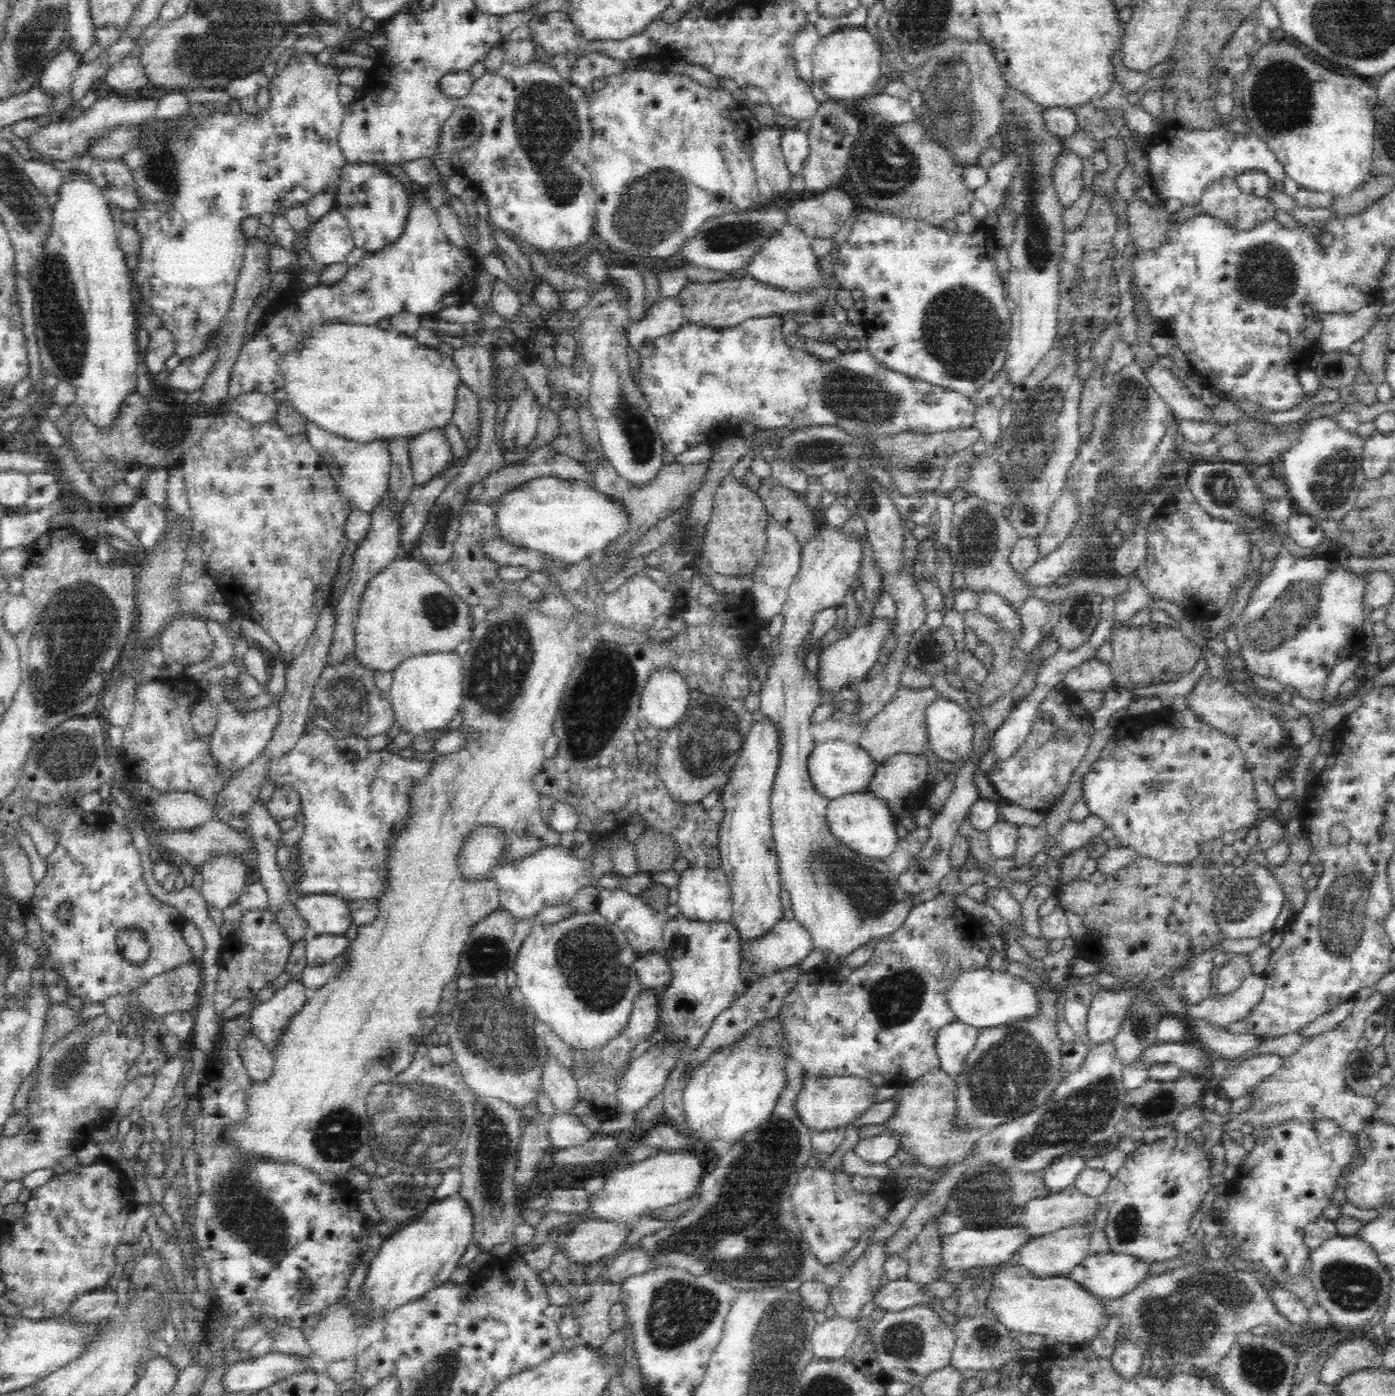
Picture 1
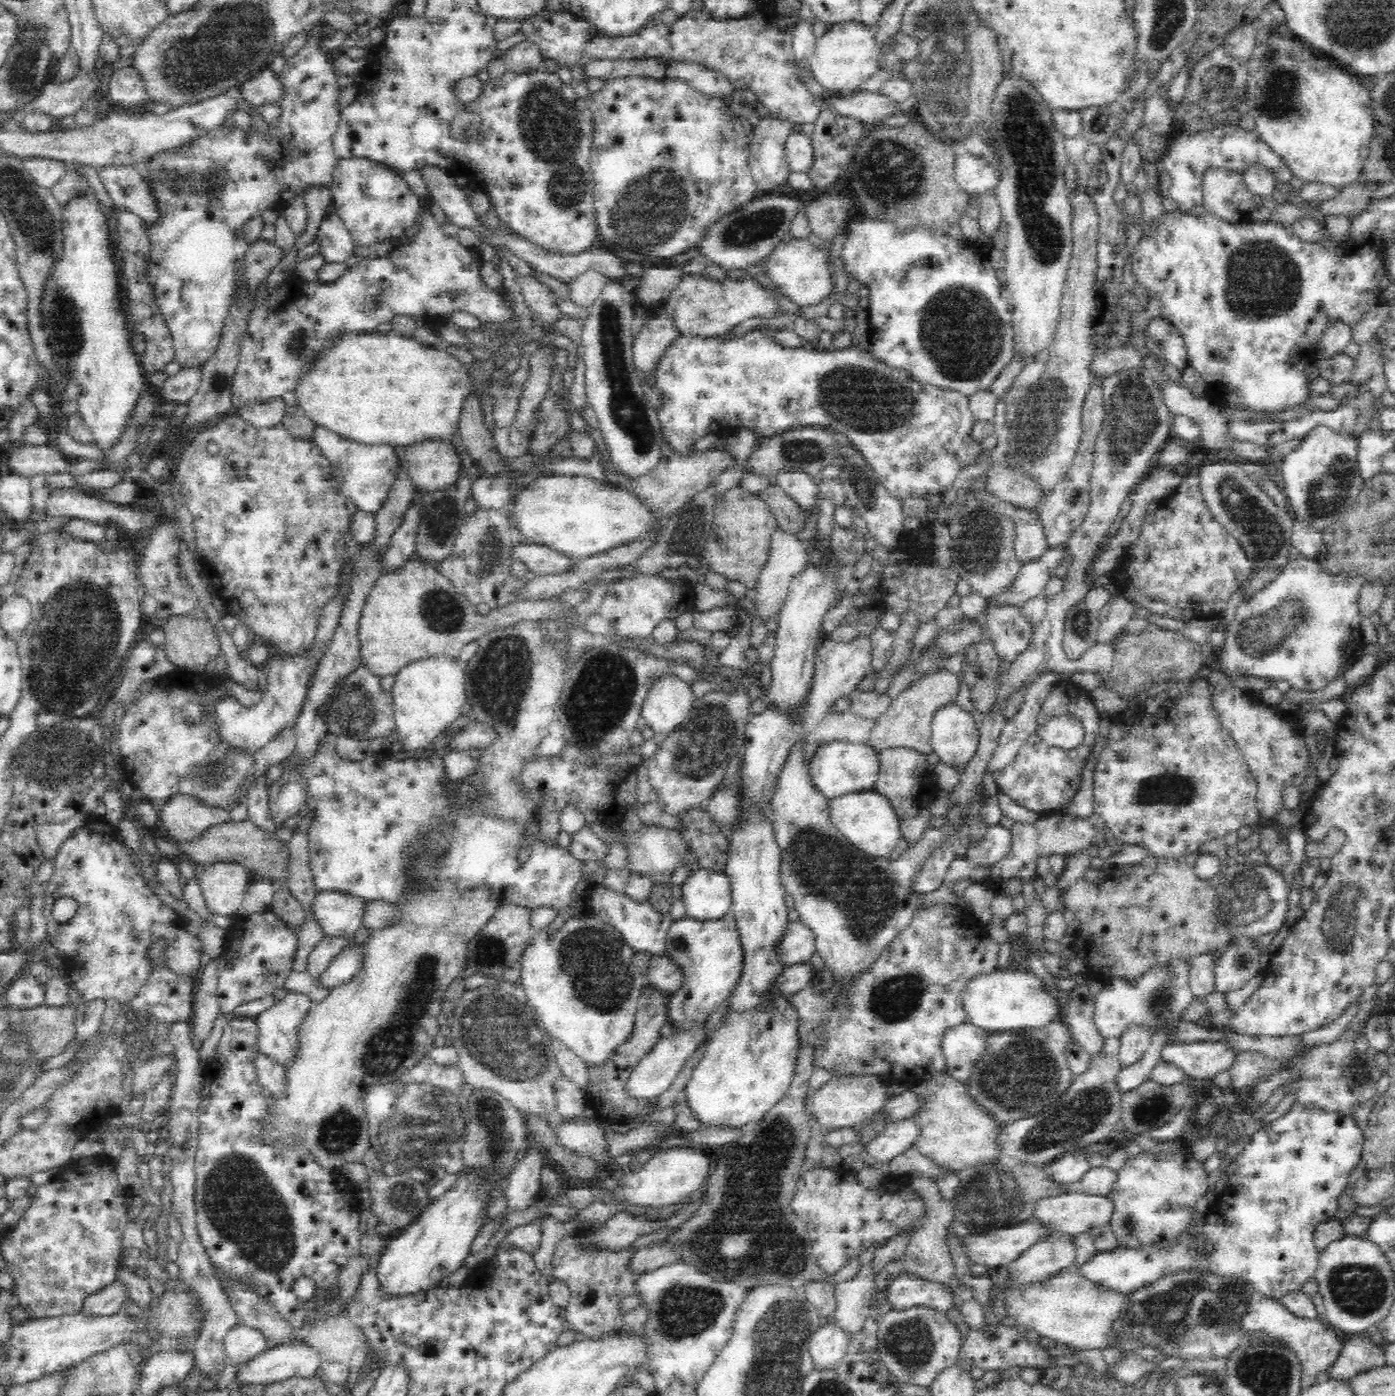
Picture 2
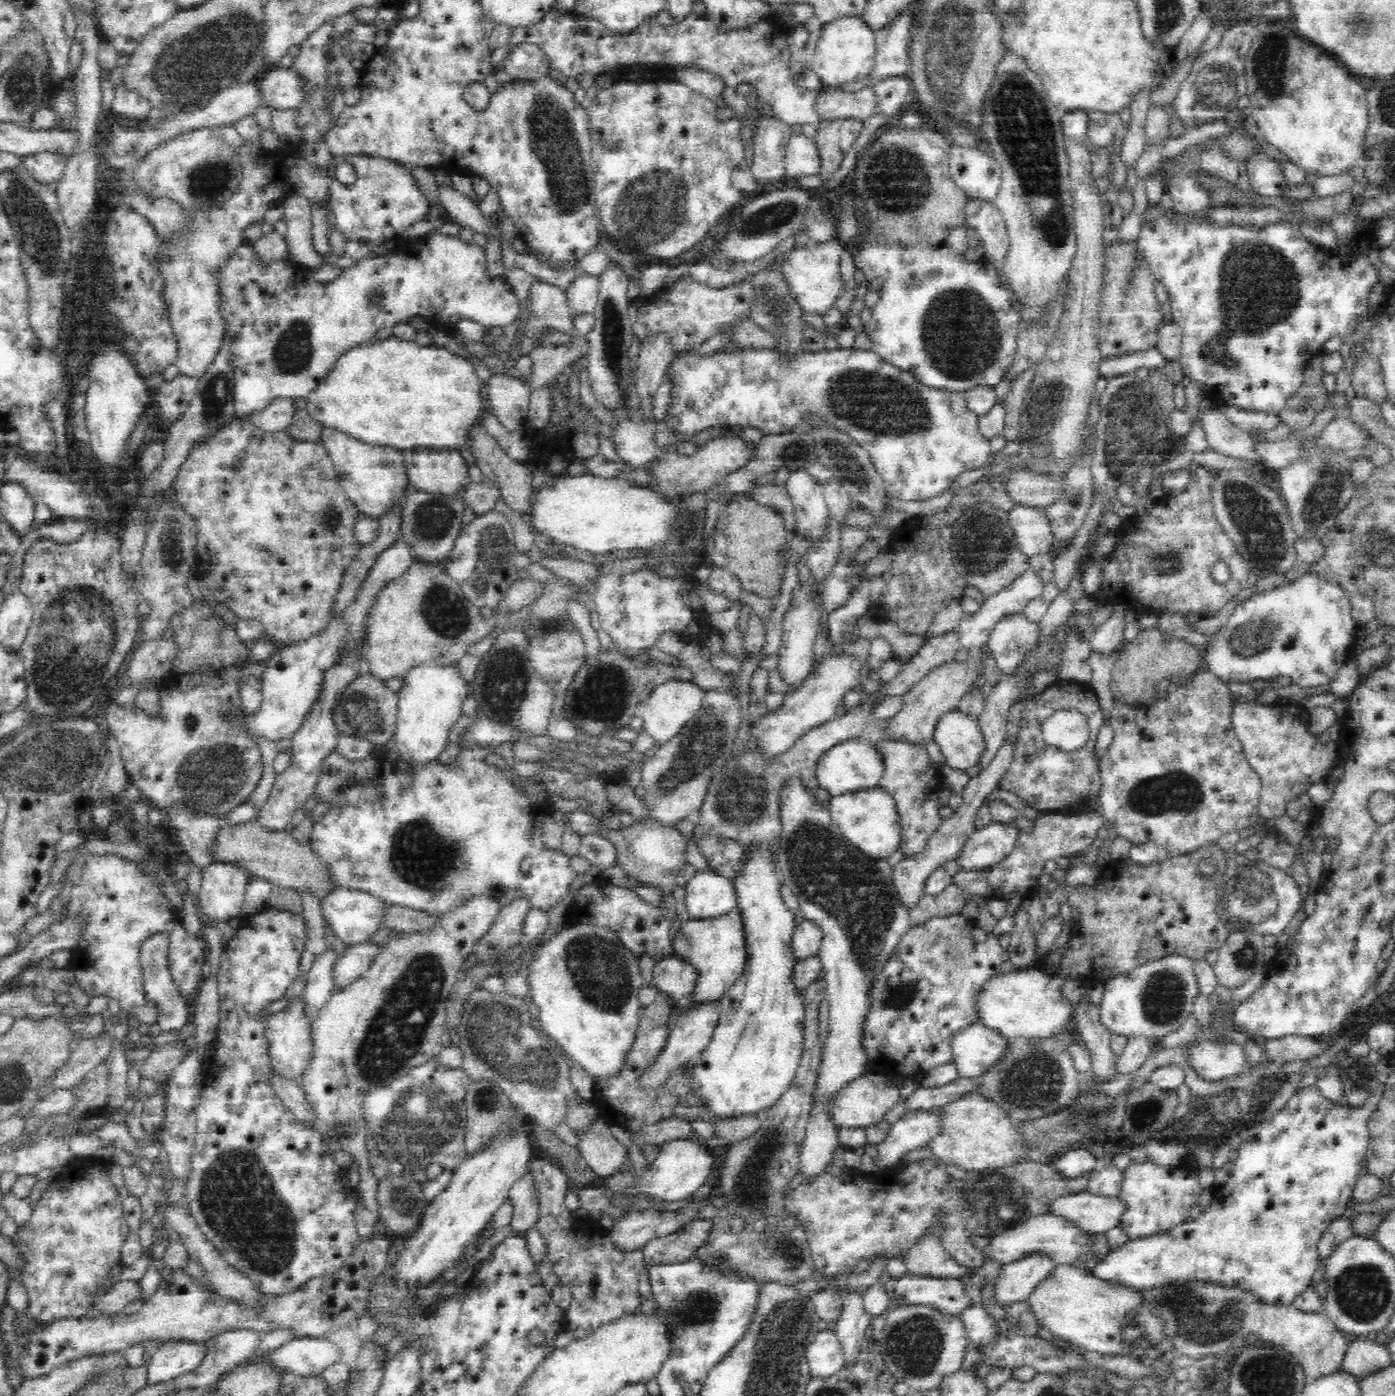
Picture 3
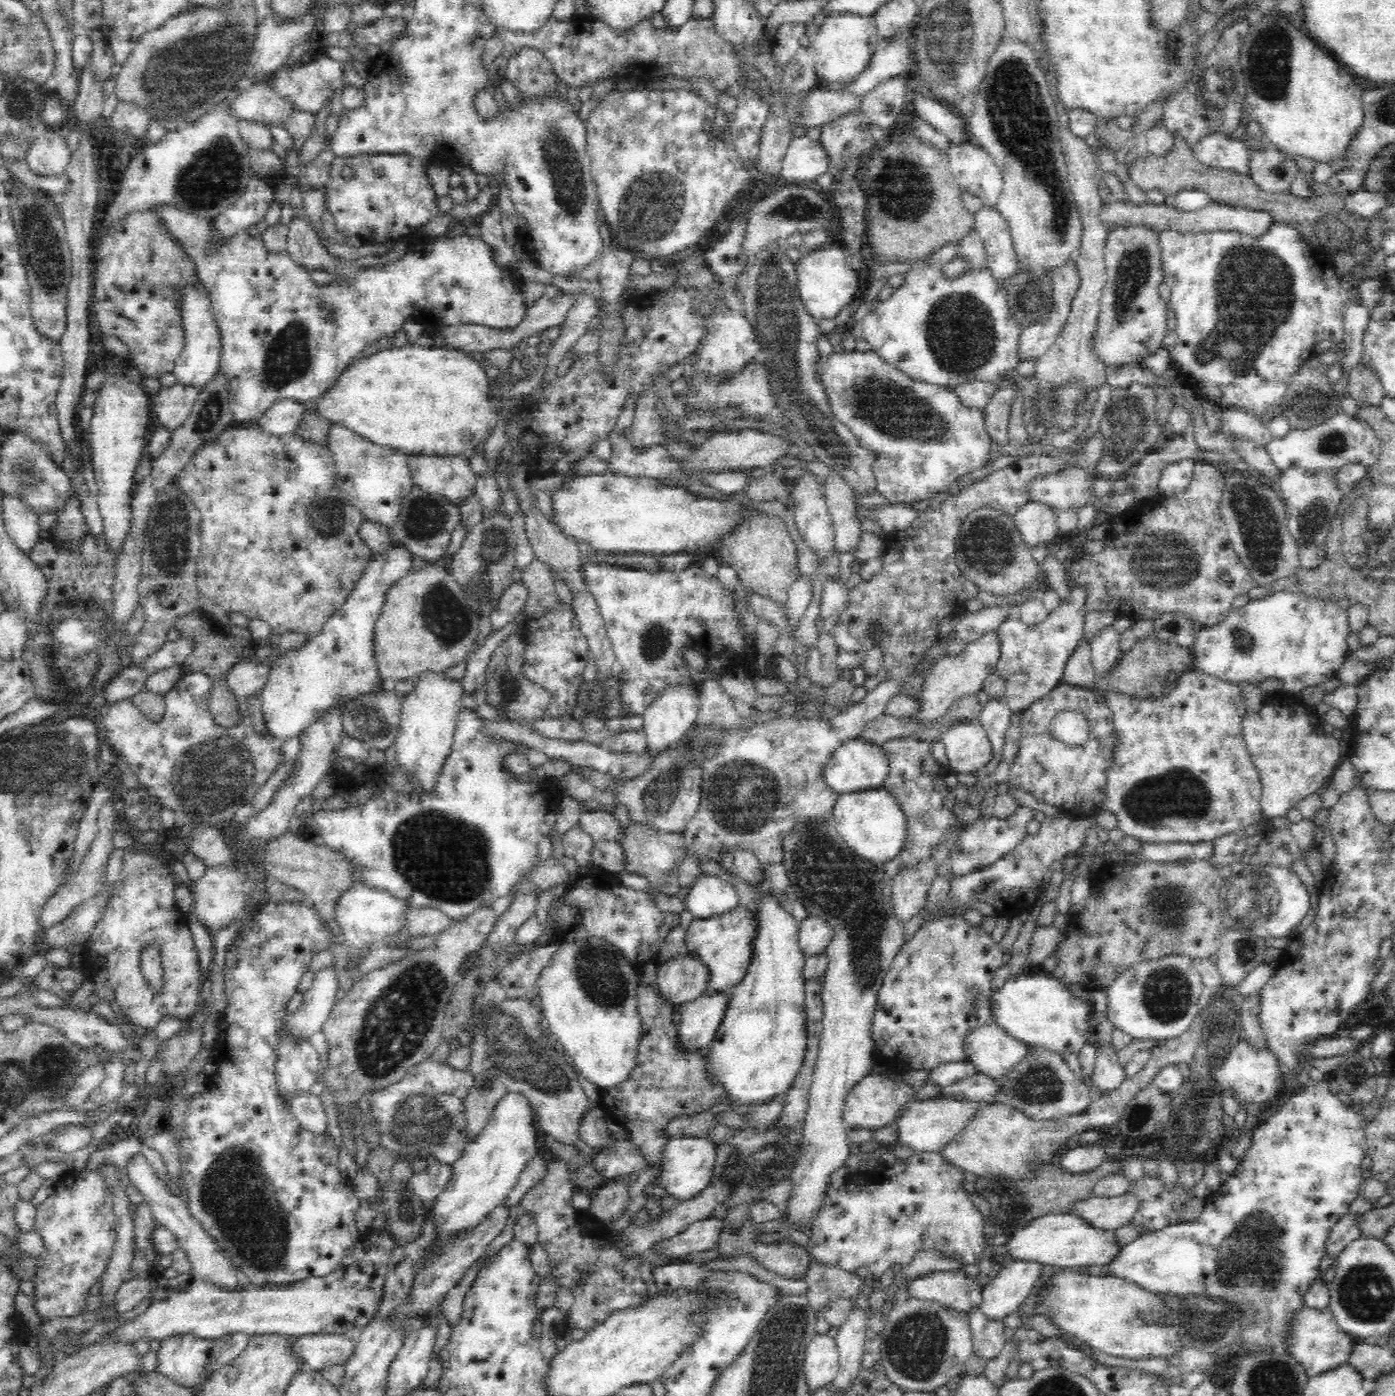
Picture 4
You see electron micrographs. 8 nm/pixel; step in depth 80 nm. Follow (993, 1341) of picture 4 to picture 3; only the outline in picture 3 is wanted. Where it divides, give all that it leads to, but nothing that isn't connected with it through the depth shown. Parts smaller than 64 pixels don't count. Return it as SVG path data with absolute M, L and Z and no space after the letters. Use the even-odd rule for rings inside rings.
M966 1304L957 1312L957 1317L964 1325L966 1336L973 1344L988 1343L992 1334L999 1330L996 1319L991 1317L980 1304Z

